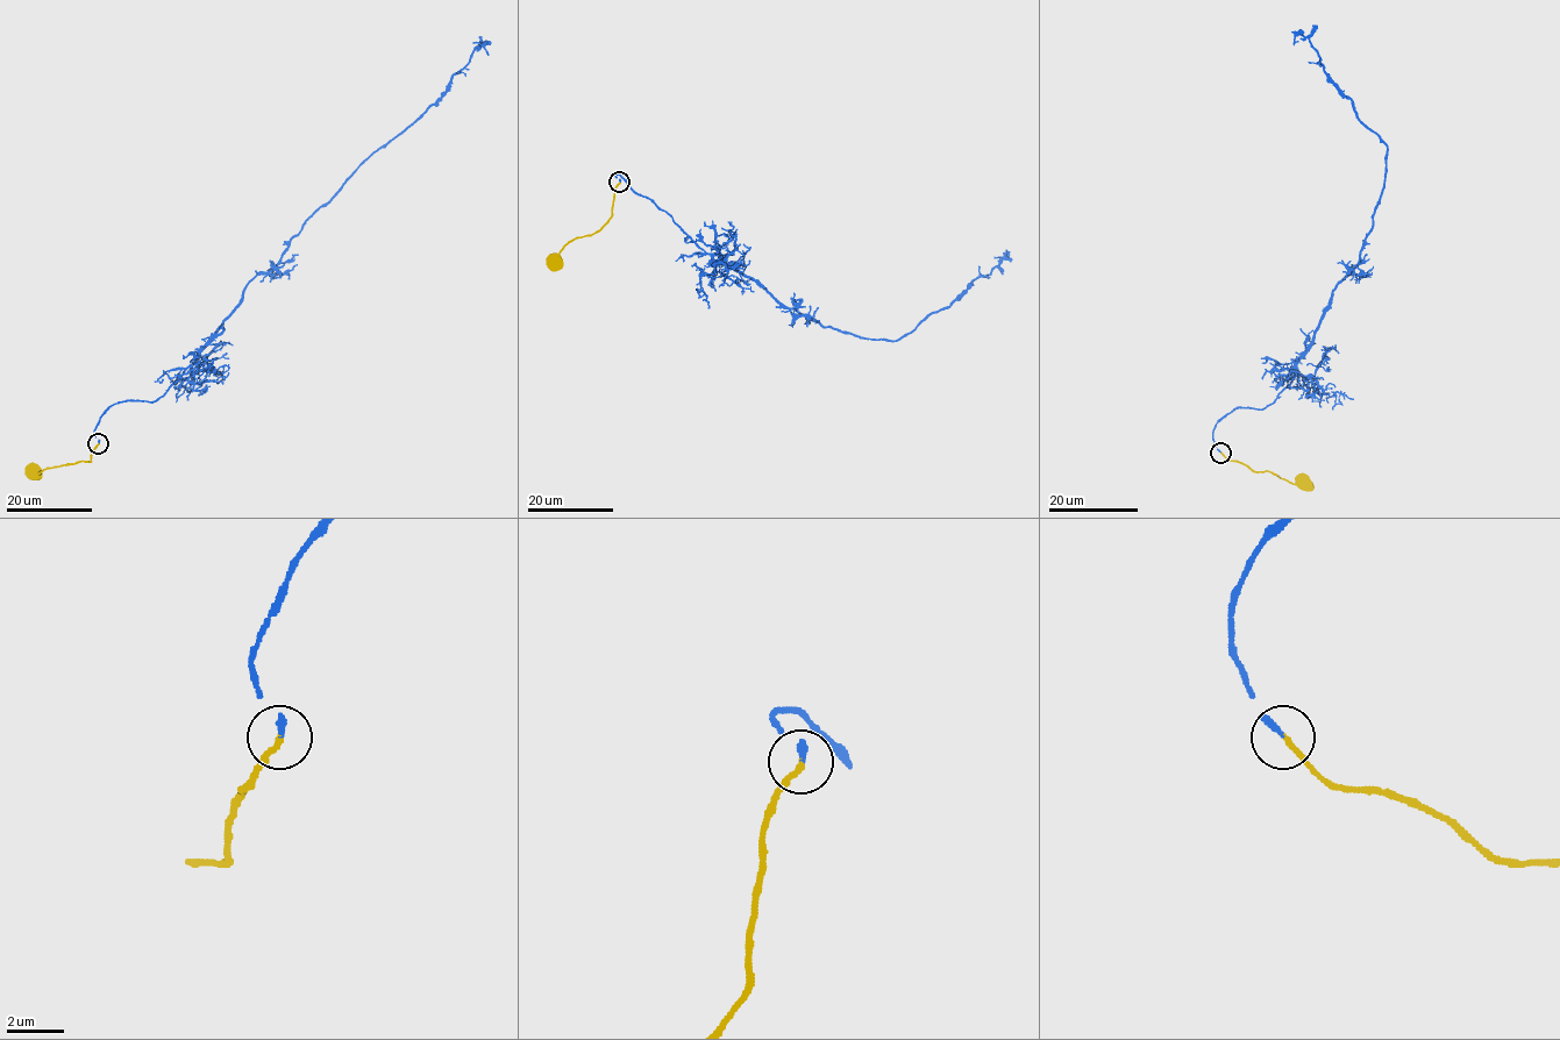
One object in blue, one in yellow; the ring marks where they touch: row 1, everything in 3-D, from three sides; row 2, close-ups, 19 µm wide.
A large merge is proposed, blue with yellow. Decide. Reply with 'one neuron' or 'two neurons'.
one neuron

